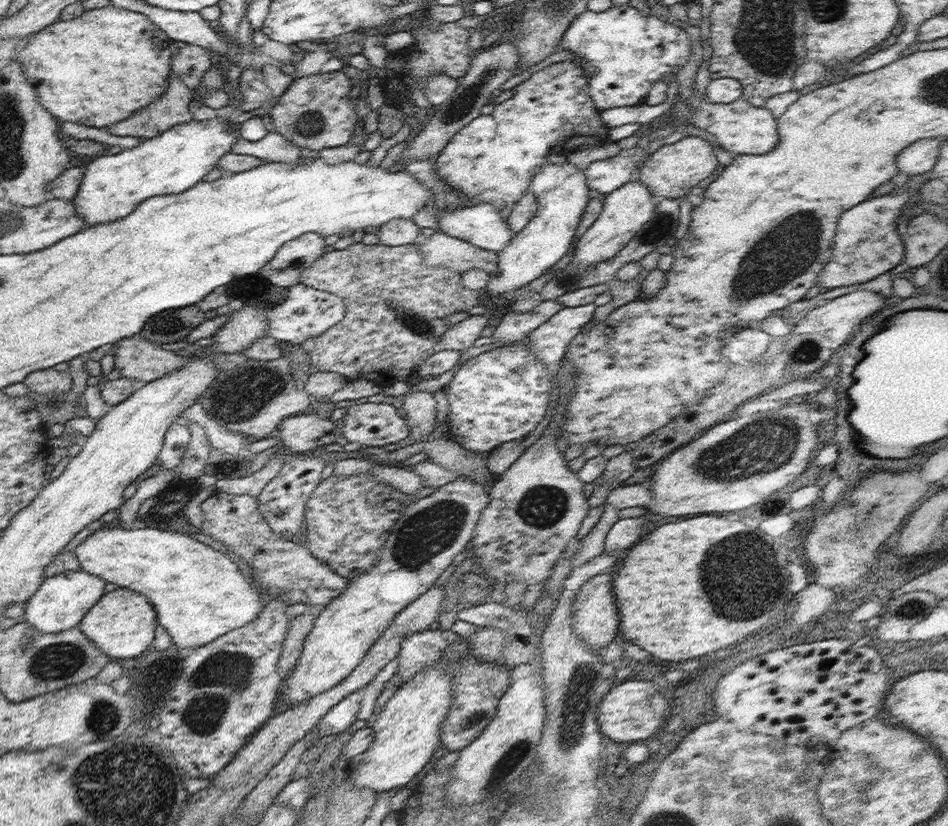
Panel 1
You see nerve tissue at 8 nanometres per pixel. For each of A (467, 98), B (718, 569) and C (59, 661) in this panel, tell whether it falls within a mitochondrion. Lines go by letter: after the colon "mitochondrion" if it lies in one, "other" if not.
A: mitochondrion
B: mitochondrion
C: mitochondrion

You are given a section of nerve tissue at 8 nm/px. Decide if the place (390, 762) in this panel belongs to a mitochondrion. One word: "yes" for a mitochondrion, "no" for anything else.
no

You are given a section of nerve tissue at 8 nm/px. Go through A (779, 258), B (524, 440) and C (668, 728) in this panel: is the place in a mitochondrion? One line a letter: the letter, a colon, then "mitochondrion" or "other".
A: mitochondrion
B: other
C: other

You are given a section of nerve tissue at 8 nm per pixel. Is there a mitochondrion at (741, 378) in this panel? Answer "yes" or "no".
no

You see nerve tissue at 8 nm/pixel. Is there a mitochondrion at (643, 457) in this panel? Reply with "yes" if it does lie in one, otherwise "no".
no

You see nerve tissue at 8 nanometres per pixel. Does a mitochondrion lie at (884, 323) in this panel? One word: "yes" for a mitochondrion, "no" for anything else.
no

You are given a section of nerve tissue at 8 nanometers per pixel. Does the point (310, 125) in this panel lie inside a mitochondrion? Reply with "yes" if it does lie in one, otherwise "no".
yes

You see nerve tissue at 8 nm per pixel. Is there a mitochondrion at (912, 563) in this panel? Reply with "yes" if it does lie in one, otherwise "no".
no

